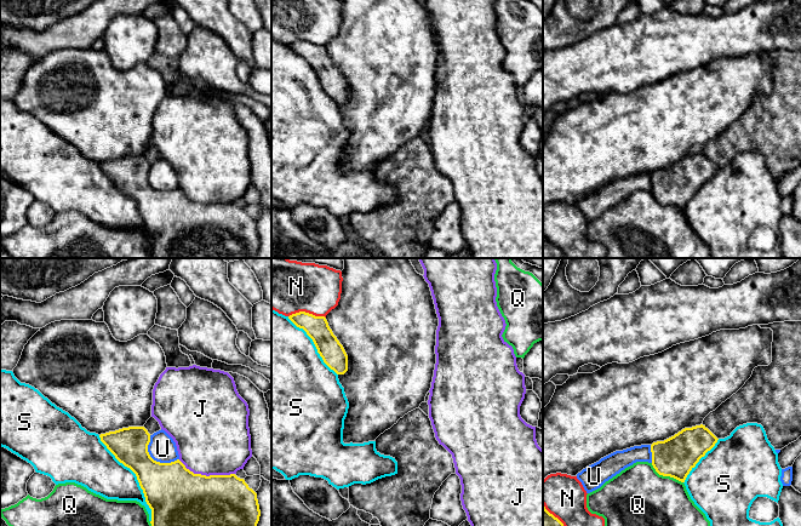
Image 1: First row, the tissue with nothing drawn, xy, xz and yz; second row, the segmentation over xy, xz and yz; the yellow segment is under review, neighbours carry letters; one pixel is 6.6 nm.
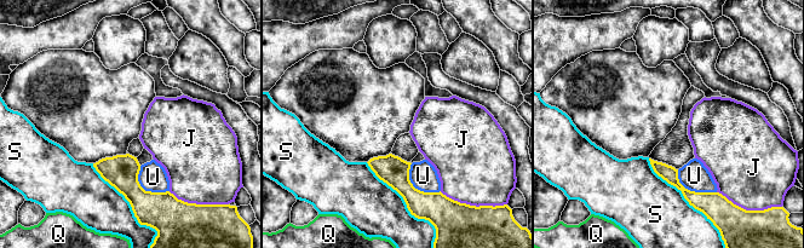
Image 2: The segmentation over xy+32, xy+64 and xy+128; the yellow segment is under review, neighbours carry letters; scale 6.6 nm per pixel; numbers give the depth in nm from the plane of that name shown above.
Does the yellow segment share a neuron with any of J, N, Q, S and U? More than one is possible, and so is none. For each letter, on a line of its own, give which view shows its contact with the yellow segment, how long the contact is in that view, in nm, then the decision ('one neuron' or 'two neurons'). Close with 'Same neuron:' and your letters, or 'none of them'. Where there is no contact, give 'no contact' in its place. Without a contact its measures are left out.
J: xy | 380 nm | two neurons
N: xz | 240 nm | two neurons
Q: yz | 260 nm | two neurons
S: xy | 650 nm | two neurons
U: xy | 260 nm | two neurons
Same neuron: none of them

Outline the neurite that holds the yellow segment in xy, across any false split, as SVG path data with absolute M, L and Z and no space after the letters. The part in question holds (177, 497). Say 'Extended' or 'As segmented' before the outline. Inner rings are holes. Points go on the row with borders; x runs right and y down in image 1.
As segmented. M128 427L99 435L101 441L137 476L151 509L151 526L257 526L261 516L257 493L244 479L230 475L194 474L179 461L160 463L149 452L150 434L144 427Z

